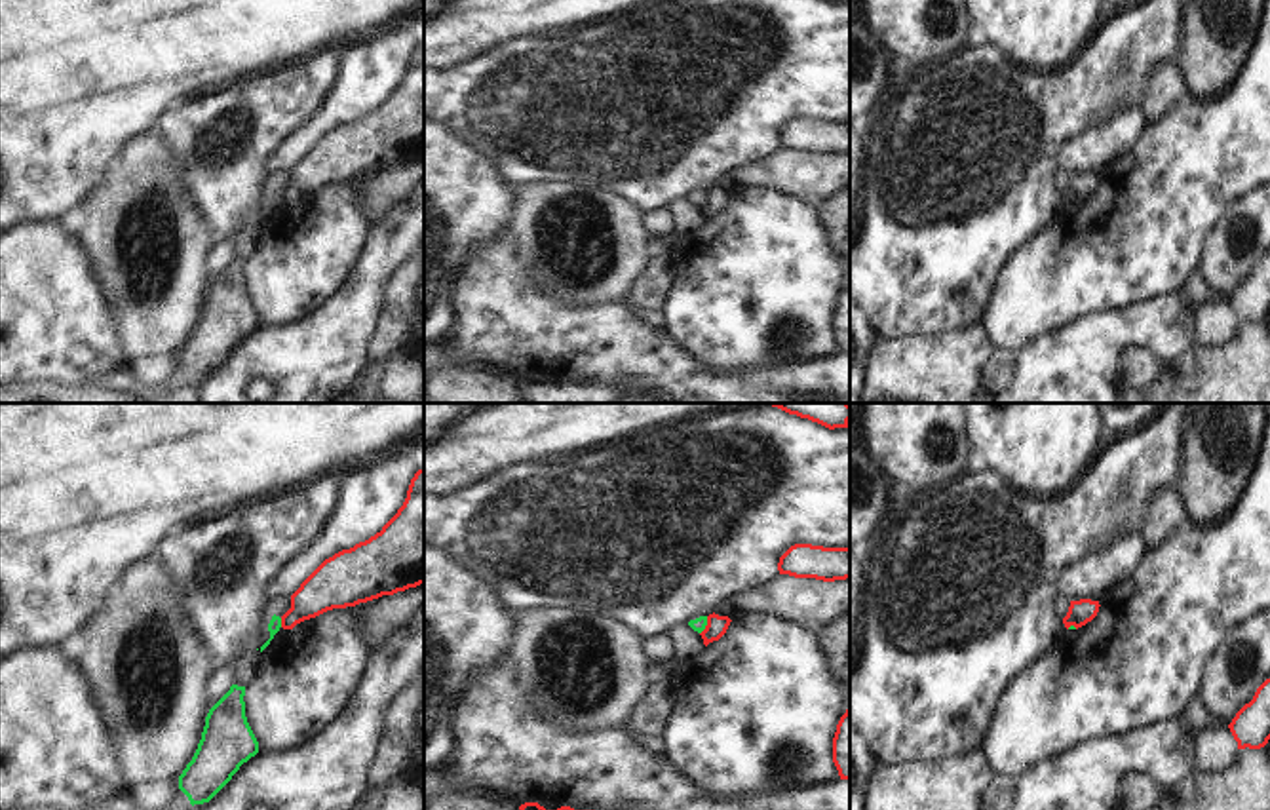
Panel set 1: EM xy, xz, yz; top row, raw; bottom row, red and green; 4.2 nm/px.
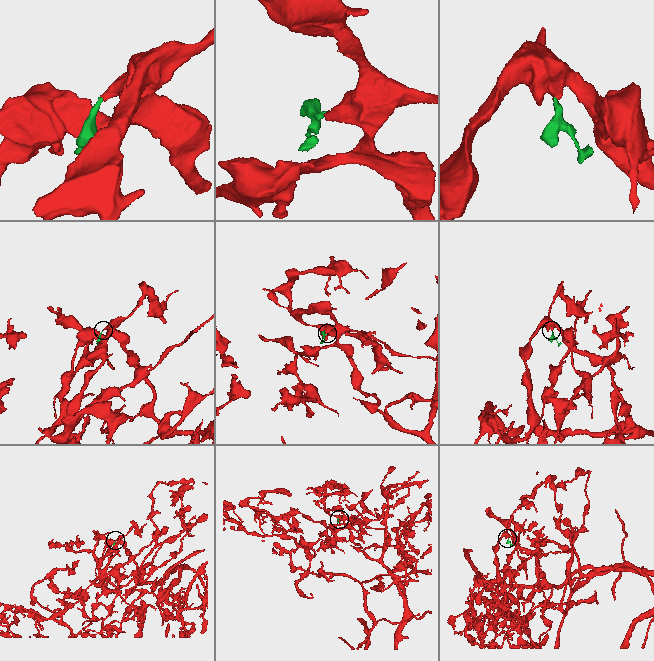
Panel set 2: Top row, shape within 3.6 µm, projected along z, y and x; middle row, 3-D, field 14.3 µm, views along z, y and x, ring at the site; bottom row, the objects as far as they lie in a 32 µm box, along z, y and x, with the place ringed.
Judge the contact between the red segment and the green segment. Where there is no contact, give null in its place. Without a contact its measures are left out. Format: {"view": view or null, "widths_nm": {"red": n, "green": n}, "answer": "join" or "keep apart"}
{"view": "xz", "widths_nm": {"red": 90, "green": 60}, "answer": "keep apart"}

